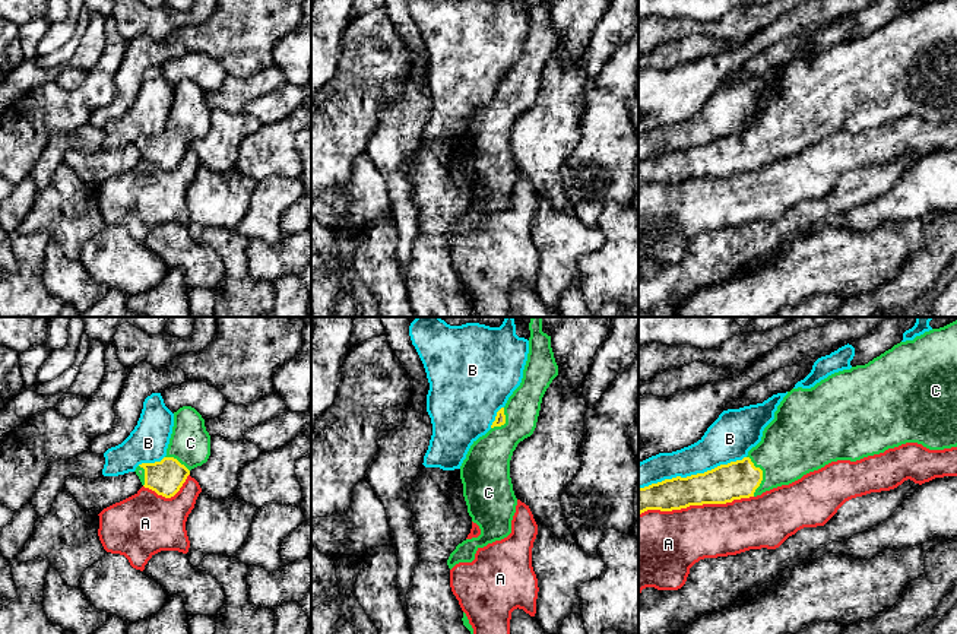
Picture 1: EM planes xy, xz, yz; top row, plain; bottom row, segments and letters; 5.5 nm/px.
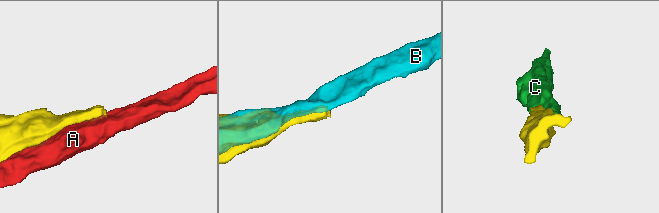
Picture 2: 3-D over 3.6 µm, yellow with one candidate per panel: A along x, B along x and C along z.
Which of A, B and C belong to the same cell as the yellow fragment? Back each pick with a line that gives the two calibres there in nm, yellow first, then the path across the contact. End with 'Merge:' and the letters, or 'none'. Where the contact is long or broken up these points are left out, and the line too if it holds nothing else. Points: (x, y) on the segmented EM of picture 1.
C: calibres 220 and 360 nm
Merge: C

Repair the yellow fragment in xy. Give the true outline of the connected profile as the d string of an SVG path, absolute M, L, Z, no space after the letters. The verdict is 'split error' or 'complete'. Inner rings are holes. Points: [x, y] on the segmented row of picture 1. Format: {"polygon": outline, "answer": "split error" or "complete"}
{"polygon": "M191 406L174 412L174 427L161 462L142 463L136 467L142 485L165 498L174 497L186 482L190 470L202 466L210 456L210 435L205 419Z", "answer": "split error"}

